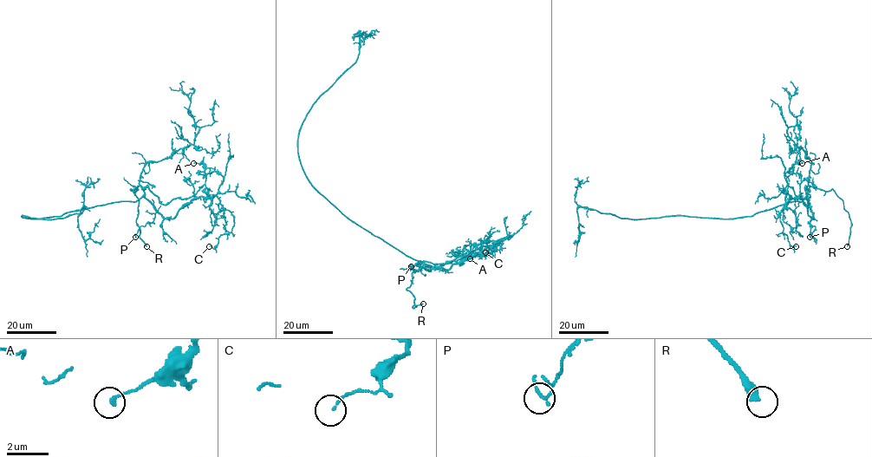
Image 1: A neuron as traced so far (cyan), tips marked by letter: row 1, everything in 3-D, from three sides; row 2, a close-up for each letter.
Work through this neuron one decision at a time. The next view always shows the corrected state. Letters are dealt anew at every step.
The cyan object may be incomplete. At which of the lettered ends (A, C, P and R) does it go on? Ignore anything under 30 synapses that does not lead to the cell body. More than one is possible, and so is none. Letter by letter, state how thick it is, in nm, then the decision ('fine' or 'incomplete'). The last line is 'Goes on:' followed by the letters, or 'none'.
A: calibre 190 nm; fine
C: calibre 90 nm; fine
P: calibre 110 nm; fine
R: calibre 360 nm; incomplete
Goes on: R

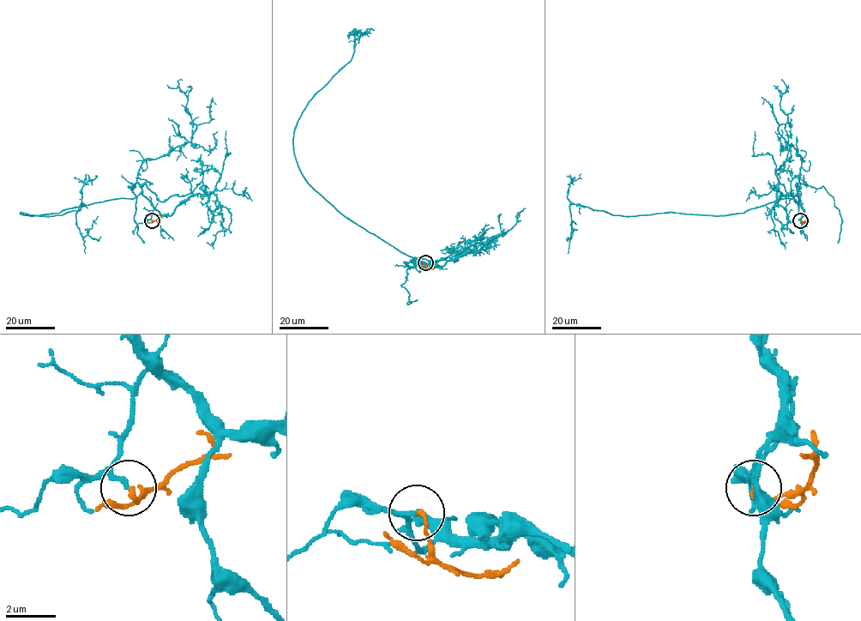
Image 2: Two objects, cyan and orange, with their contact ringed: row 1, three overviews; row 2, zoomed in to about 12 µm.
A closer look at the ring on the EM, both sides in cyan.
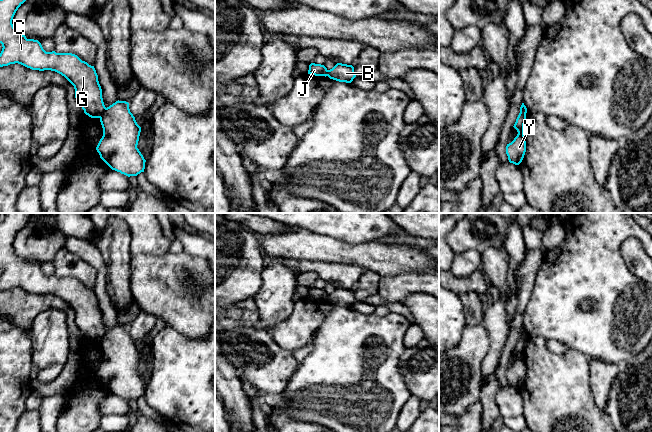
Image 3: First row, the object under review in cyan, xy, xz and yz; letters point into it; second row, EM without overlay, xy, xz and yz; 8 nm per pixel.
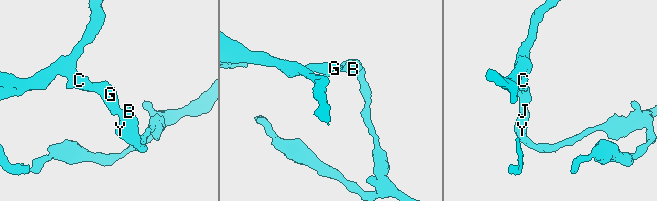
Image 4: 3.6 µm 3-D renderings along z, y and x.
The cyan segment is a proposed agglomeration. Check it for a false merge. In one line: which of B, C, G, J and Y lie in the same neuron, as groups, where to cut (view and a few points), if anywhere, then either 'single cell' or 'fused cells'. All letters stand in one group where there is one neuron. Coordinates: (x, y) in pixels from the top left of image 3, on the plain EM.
groups B Y / C G J; cut xy (106, 332), (99, 341); fused cells

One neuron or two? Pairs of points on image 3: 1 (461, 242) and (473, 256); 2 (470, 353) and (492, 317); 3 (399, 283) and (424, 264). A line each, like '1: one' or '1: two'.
1: two
2: two
3: two

